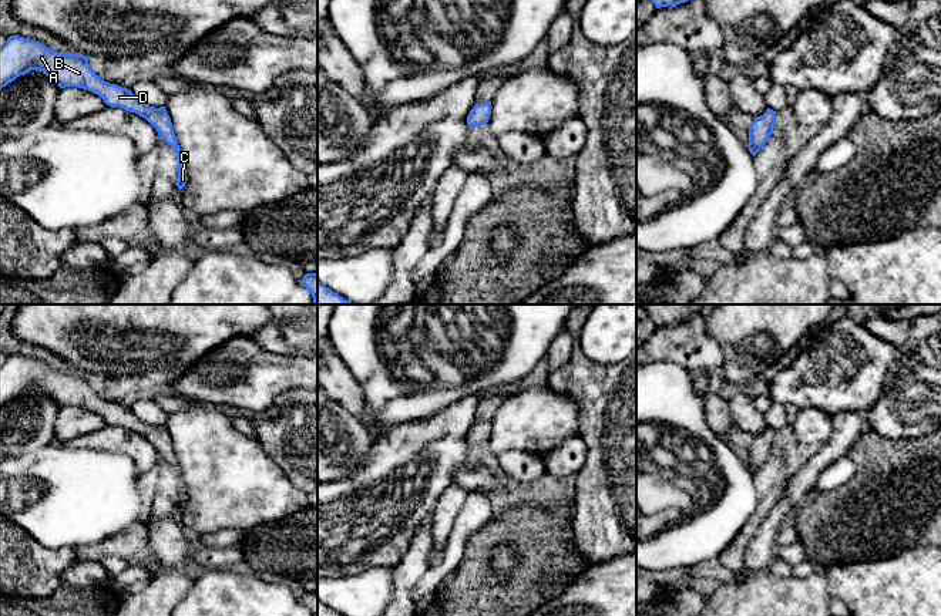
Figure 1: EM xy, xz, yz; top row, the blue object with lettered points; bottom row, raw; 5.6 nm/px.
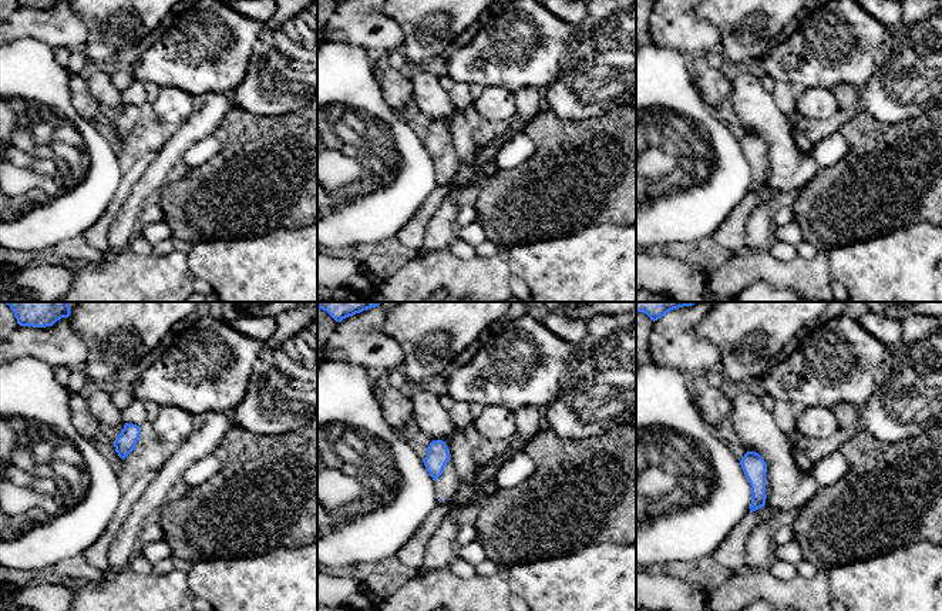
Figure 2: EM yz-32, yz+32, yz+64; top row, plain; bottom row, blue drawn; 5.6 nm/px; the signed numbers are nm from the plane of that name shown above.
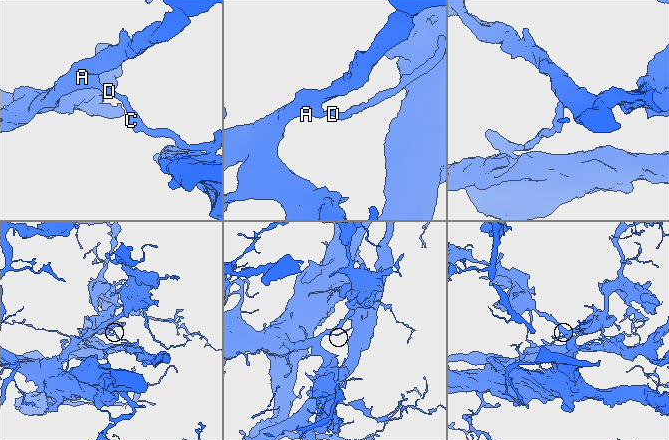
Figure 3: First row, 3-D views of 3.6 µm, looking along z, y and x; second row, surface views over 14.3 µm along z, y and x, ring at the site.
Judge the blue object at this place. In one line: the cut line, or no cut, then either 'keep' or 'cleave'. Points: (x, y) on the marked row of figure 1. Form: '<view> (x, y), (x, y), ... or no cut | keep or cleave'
xz (474, 107), (483, 111), (487, 121) | cleave

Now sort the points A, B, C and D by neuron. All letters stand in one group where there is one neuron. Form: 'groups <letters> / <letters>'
groups A B D / C

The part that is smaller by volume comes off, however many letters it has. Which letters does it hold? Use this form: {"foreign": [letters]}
{"foreign": ["C"]}

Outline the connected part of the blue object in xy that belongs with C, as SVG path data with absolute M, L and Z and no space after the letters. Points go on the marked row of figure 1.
M169 115L167 117L167 122L162 128L155 128L159 139L165 141L168 145L171 145L177 154L178 158L178 181L175 182L175 185L178 186L178 189L181 191L185 184L186 184L186 172L185 172L185 166L181 158L181 149L172 128L172 122Z

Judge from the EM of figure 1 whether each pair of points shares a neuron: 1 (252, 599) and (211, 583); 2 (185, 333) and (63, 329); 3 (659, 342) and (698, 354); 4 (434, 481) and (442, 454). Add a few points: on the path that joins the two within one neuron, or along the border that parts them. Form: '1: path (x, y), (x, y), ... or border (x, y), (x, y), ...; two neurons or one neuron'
1: path (242, 599), (234, 599), (227, 592), (221, 592); one neuron
2: path (155, 326), (93, 326); one neuron
3: path (669, 343), (684, 343), (688, 347); one neuron
4: path (434, 474), (440, 461); one neuron

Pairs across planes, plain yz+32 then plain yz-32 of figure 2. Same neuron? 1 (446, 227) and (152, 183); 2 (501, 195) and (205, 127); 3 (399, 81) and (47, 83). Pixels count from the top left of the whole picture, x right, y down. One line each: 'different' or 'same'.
1: same
2: different
3: different

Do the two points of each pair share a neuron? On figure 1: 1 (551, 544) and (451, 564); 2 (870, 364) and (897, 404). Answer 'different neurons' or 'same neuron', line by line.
1: different neurons
2: different neurons

